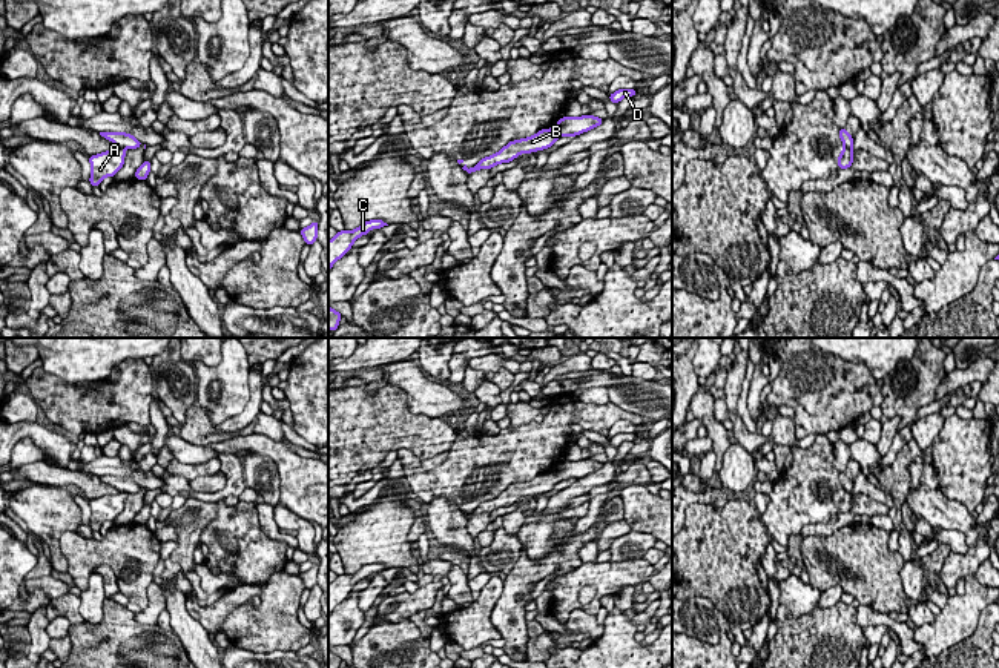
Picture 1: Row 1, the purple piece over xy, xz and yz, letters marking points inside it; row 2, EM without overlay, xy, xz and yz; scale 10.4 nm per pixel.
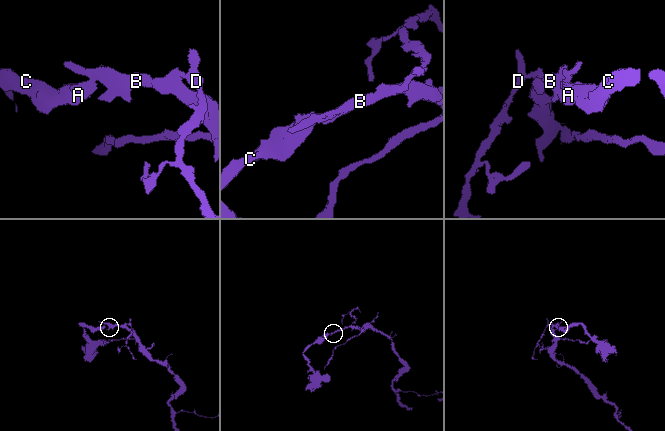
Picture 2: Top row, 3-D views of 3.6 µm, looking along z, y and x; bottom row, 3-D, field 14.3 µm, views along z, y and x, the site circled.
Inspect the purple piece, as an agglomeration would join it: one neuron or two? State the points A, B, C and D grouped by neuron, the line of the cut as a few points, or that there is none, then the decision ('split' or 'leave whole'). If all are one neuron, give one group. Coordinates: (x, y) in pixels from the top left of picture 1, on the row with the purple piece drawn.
A C / B D | yz (844, 145), (850, 149) | split

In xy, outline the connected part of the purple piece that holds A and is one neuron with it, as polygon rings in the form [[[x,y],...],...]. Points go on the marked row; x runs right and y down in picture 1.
[[[120,147],[118,150],[106,150],[89,157],[92,187],[100,186],[106,177],[115,177],[115,174],[124,166],[124,157],[127,152]]]

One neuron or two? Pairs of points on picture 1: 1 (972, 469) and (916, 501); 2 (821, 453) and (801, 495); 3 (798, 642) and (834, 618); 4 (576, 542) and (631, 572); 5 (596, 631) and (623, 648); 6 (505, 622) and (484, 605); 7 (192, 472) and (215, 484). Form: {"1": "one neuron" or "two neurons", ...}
{"1": "two neurons", "2": "one neuron", "3": "one neuron", "4": "two neurons", "5": "two neurons", "6": "two neurons", "7": "two neurons"}

